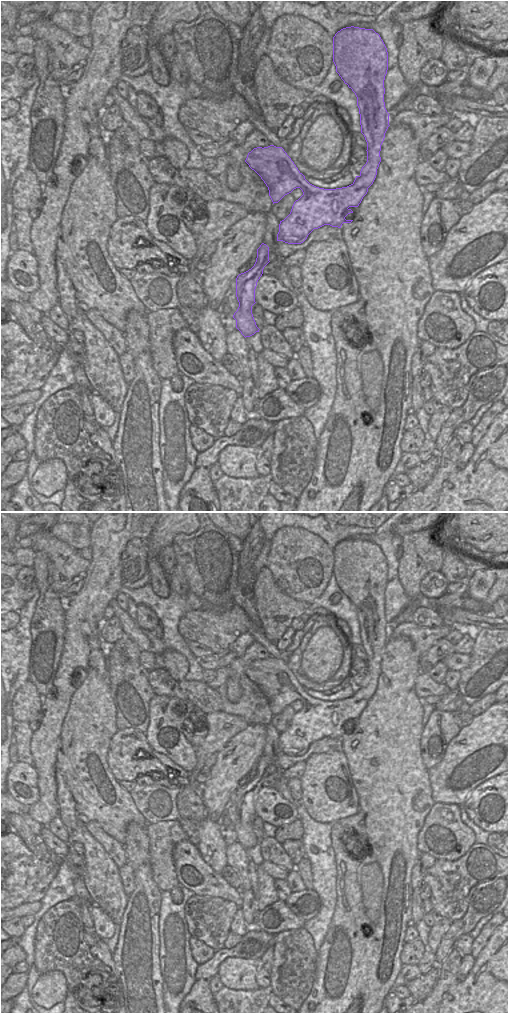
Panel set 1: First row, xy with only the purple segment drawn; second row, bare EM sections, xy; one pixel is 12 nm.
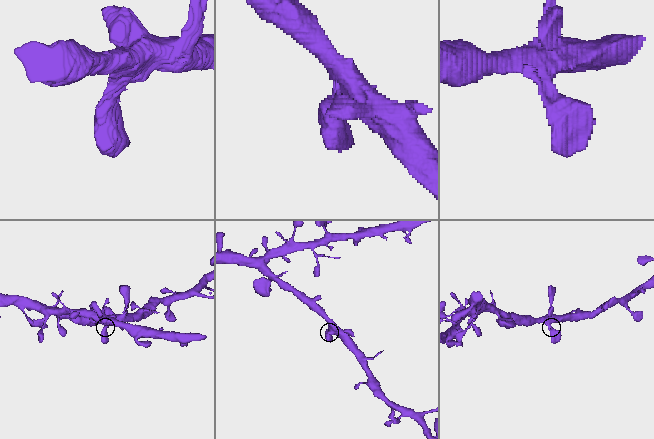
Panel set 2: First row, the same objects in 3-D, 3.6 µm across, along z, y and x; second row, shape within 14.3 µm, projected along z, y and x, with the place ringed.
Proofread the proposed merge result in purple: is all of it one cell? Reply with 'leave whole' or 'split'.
leave whole

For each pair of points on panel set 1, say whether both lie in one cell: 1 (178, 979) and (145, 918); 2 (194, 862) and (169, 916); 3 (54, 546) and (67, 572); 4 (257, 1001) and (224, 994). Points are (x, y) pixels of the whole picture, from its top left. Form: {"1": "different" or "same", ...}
{"1": "different", "2": "different", "3": "same", "4": "same"}

